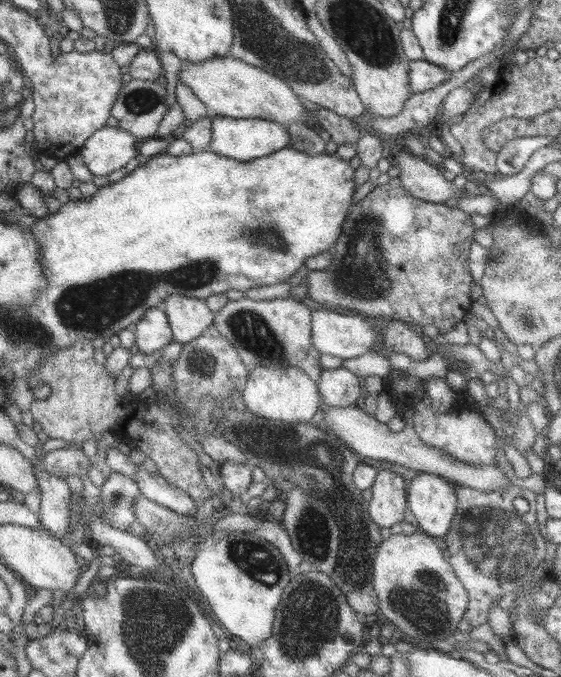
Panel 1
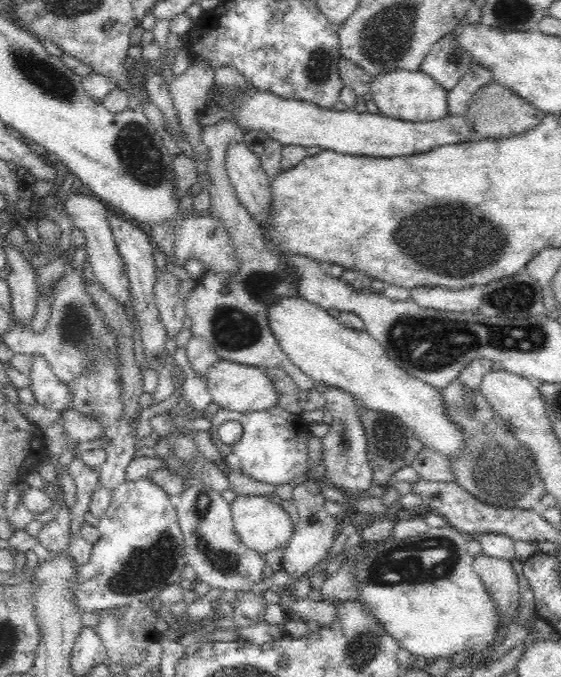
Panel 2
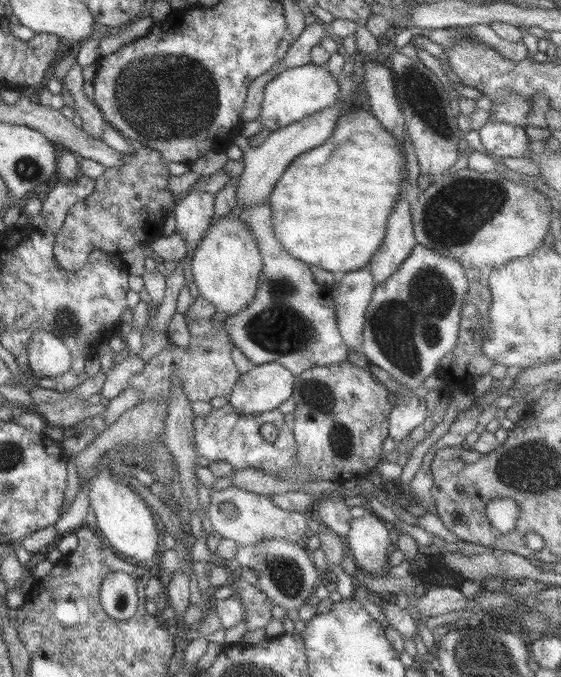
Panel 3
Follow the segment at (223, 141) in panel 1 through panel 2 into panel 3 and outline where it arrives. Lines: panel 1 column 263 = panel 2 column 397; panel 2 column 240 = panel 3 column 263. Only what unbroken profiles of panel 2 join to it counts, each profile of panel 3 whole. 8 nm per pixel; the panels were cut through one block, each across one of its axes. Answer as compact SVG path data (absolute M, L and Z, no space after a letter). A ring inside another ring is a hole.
M311 63L279 71L275 78L264 84L258 112L261 127L269 132L298 122L310 114L331 106L339 94L339 80L330 75L325 66Z

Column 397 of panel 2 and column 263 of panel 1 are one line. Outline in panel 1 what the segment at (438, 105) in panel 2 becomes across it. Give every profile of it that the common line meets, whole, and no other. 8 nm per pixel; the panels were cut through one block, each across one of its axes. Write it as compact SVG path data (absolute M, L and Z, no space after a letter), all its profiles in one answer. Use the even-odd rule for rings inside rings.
M229 55L213 57L200 63L185 63L177 74L177 81L191 90L191 94L205 104L215 116L227 118L260 118L287 127L289 124L308 125L307 112L297 94L281 78L273 76L249 63Z

